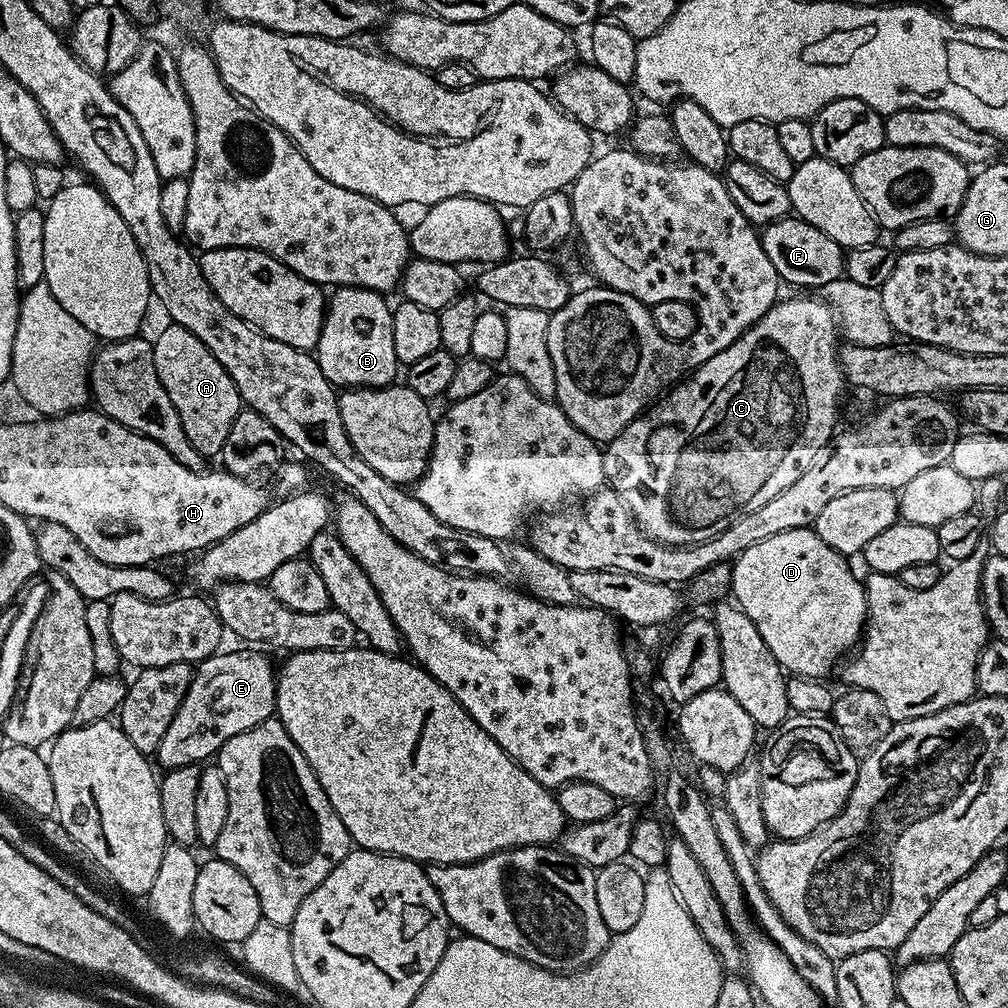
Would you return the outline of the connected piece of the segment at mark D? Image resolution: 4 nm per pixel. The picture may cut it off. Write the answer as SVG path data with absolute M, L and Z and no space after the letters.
M812 528L774 534L774 538L754 542L750 550L736 557L732 564L731 595L736 595L735 603L748 615L750 622L758 626L762 642L766 642L770 654L774 654L785 673L823 681L828 678L824 676L831 674L832 667L841 663L840 655L847 648L857 647L868 618L868 593L861 577L859 580L848 564L851 563L845 556L826 546Z

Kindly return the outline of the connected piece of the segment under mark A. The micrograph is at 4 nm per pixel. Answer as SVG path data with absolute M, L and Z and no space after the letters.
M169 323L168 328L161 330L152 340L154 350L154 370L158 370L158 378L162 378L162 386L166 386L166 394L170 394L170 402L174 402L174 410L178 410L178 418L182 418L182 430L186 430L186 438L194 442L194 450L198 450L205 458L219 457L222 446L226 442L226 434L230 434L230 426L234 426L234 418L242 411L242 401L230 374L222 370L218 358L190 334L182 326Z

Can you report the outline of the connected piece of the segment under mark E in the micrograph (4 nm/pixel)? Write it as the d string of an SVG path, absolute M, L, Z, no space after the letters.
M221 650L195 665L190 690L186 690L186 698L182 698L182 706L178 706L178 714L174 714L174 722L170 722L154 754L155 763L160 763L161 769L207 761L204 759L215 757L234 734L273 719L277 677L274 664L272 668L271 662L260 653L263 651L248 651L252 652Z

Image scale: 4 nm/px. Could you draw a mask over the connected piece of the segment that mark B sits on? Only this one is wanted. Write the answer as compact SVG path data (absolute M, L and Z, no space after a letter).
M337 287L326 304L324 325L314 349L322 374L334 386L387 388L398 369L394 354L393 309L381 293L365 288Z

